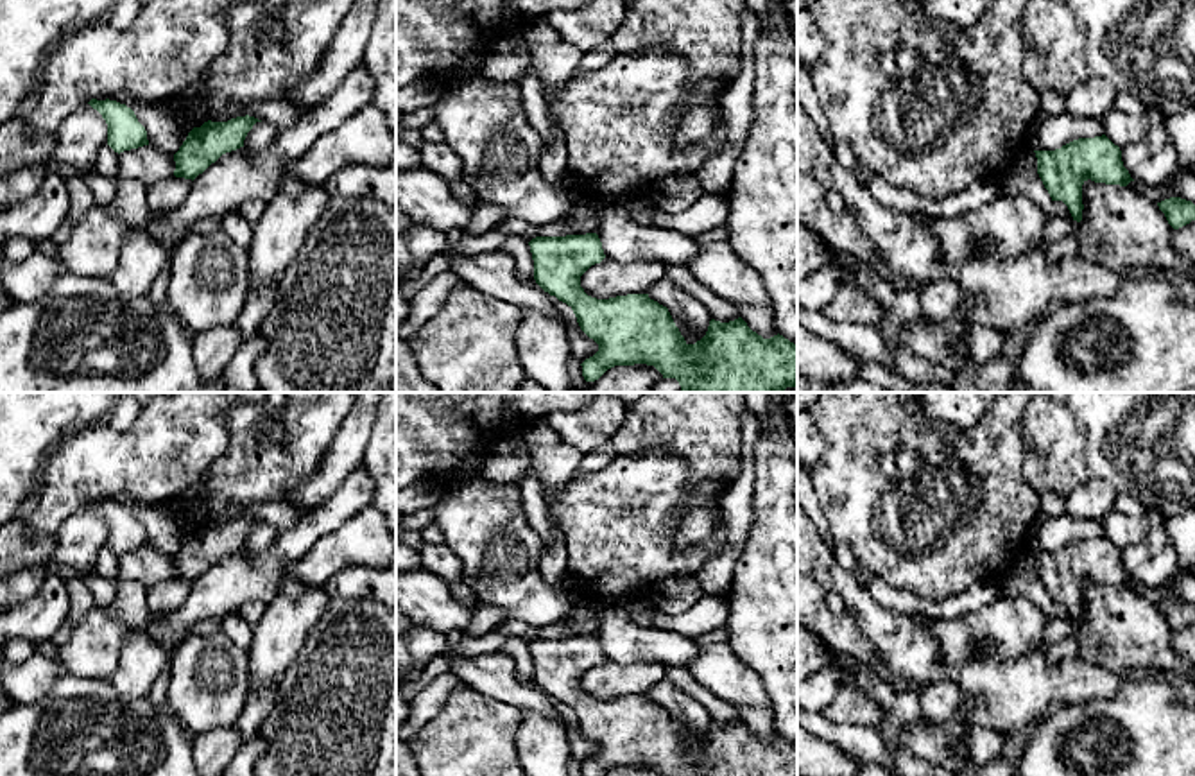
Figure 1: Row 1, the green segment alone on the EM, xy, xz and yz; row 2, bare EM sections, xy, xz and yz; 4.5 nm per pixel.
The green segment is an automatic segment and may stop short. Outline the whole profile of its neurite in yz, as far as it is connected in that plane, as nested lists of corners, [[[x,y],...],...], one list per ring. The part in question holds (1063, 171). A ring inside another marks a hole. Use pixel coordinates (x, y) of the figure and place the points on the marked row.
[[[1105,134],[1079,138],[1055,151],[1034,151],[1037,174],[1052,201],[1062,201],[1073,220],[1082,220],[1082,185],[1095,183],[1127,186],[1134,181],[1123,167],[1122,151]]]

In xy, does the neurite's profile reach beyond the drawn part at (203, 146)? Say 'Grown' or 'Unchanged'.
Unchanged

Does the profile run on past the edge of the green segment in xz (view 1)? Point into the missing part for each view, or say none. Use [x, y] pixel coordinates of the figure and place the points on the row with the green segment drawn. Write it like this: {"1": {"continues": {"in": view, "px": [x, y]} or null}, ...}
{"1": {"continues": null}}

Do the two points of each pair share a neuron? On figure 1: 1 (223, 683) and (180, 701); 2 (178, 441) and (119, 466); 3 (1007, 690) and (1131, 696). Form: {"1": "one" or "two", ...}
{"1": "one", "2": "one", "3": "two"}

